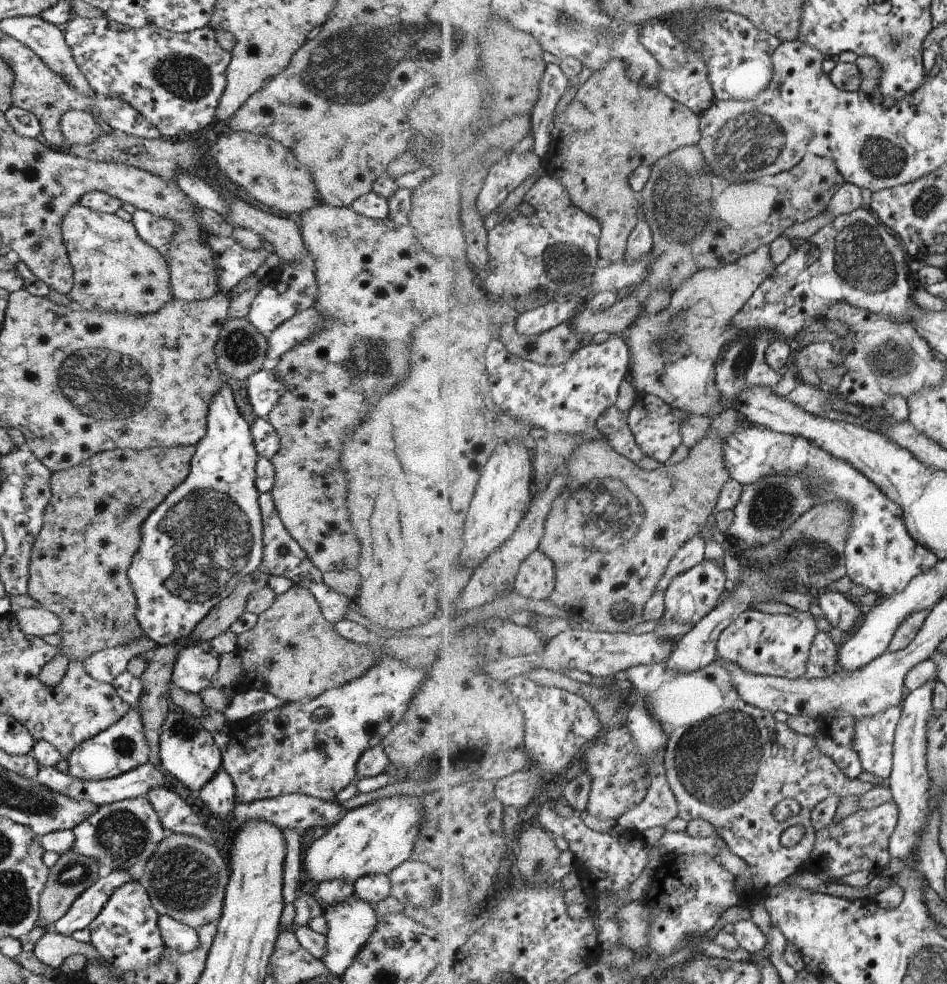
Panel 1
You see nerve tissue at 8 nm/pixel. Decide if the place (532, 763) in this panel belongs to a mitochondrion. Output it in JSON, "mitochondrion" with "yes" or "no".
{"mitochondrion":"no"}

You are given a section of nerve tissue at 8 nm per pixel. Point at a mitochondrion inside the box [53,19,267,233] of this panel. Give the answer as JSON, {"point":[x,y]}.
{"point":[184,77]}

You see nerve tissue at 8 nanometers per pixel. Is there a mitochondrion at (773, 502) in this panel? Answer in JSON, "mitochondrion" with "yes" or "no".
{"mitochondrion":"yes"}

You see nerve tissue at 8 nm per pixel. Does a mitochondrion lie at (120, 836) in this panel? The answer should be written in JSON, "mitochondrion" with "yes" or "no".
{"mitochondrion":"yes"}

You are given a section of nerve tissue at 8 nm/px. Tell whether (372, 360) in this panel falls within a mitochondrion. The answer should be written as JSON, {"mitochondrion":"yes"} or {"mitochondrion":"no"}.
{"mitochondrion":"yes"}

